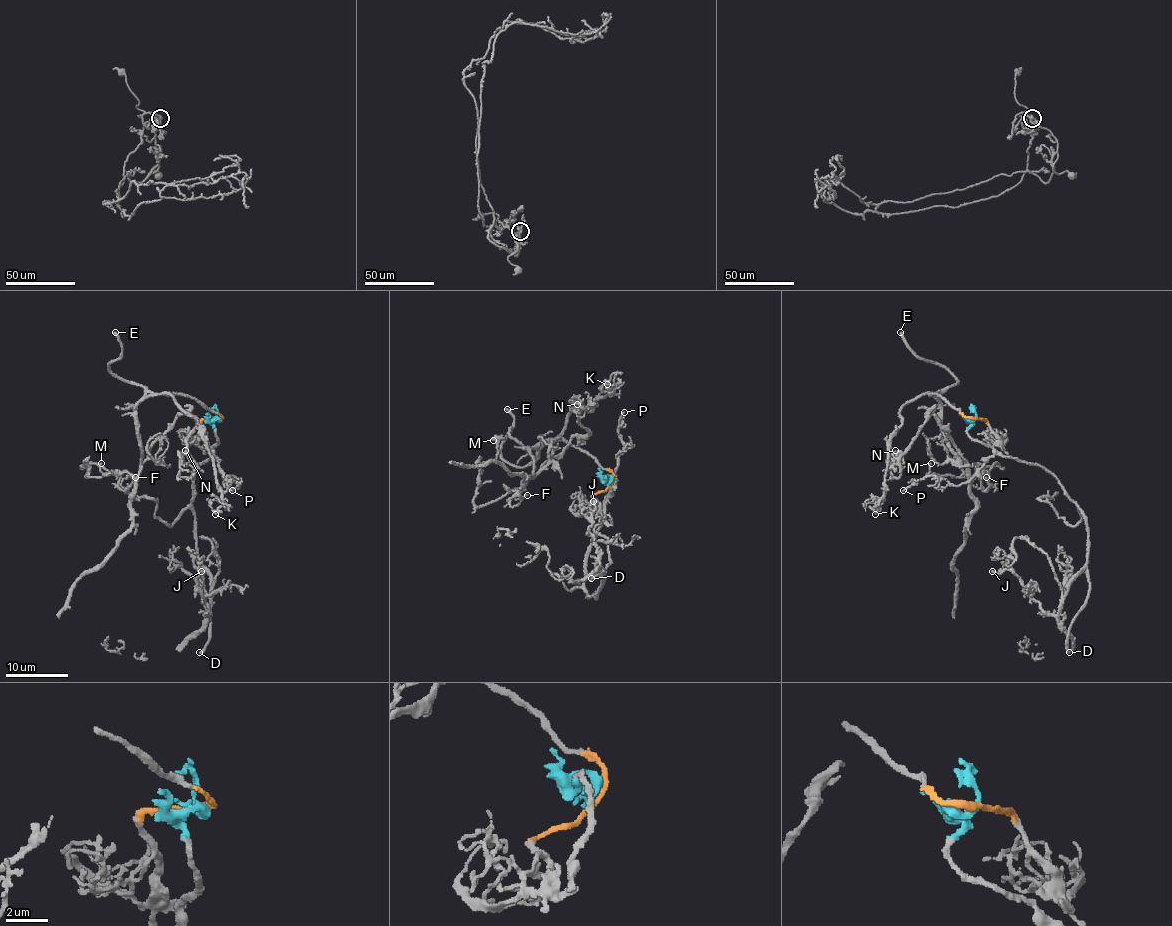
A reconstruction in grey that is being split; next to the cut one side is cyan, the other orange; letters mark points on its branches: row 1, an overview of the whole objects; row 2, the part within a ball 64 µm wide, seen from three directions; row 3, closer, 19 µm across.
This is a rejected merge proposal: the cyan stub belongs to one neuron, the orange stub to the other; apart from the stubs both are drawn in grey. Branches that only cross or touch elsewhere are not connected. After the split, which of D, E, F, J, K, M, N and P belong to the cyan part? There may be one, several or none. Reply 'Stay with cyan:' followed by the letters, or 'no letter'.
Stay with cyan: D, J, P

